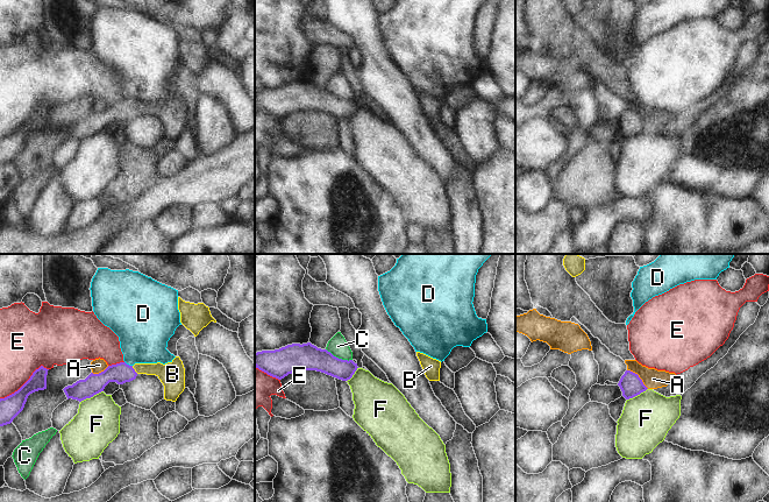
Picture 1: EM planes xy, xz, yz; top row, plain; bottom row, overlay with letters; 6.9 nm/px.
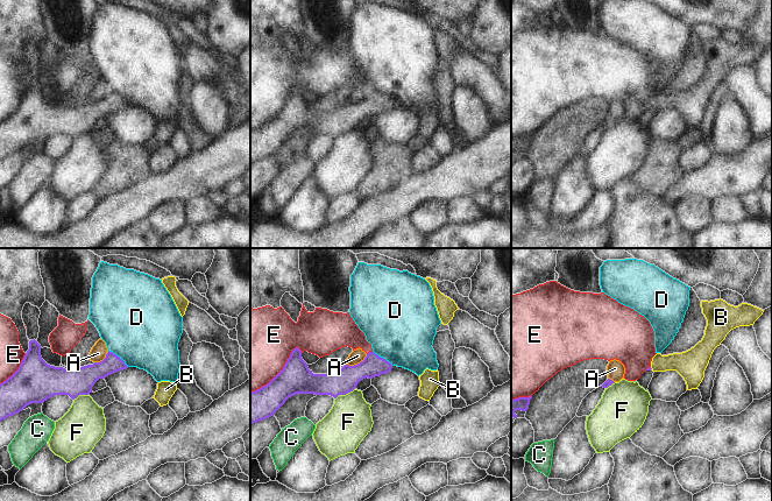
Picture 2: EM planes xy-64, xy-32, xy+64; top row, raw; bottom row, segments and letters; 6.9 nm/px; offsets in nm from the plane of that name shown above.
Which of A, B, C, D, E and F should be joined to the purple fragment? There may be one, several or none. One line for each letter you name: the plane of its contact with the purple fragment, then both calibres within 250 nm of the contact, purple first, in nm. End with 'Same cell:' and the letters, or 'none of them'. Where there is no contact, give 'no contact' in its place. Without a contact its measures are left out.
B: xy | 140/150 nm
Same cell: B

